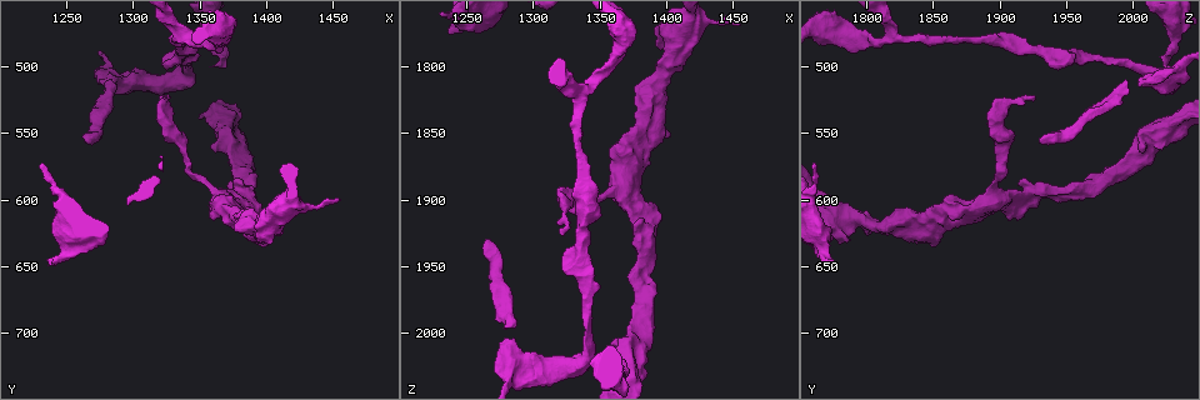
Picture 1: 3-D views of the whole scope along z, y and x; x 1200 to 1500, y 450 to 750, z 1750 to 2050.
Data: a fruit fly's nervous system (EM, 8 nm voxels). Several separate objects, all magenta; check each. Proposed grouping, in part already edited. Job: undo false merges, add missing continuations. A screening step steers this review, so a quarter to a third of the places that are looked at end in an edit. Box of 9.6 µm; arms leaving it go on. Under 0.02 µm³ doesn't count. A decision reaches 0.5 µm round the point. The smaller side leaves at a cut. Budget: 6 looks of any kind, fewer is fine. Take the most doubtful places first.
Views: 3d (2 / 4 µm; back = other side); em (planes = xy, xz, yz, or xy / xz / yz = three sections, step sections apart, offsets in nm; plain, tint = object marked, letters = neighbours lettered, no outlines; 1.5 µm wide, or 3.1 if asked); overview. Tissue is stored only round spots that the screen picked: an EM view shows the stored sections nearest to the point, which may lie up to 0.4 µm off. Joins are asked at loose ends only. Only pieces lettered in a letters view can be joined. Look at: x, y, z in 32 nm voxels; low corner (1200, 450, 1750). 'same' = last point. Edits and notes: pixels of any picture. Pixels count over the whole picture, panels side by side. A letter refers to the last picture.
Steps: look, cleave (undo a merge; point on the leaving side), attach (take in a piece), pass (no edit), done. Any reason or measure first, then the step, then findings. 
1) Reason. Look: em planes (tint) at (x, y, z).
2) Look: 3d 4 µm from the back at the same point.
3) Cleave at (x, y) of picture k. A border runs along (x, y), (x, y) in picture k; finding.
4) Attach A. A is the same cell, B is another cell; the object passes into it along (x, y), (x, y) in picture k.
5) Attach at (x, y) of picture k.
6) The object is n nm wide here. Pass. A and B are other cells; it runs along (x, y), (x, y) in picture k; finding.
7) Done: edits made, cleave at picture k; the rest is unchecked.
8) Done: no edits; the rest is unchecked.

Look: 3d 2 µm at (1238, 648, 1776).

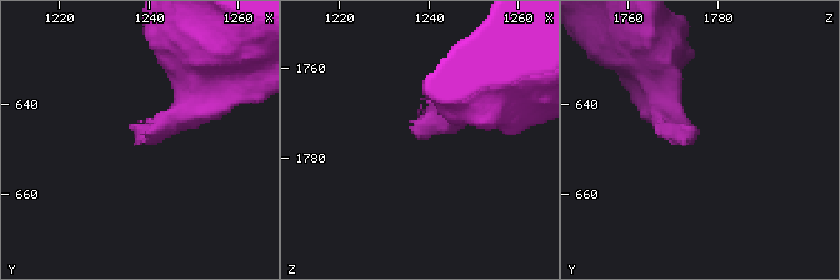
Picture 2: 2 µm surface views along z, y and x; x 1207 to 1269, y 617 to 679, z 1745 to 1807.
Need the tissue. Look: em planes (tint) at (1236, 647, 1774).

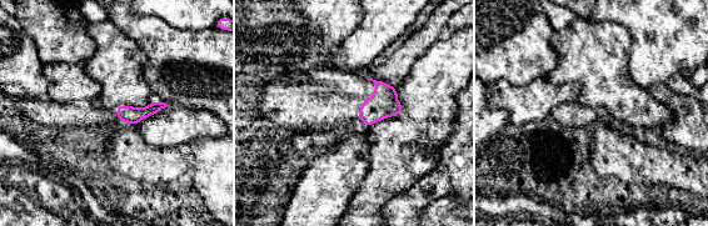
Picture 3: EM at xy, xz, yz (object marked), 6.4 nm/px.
See the neighbours. Look: em planes (letters) at the same point.

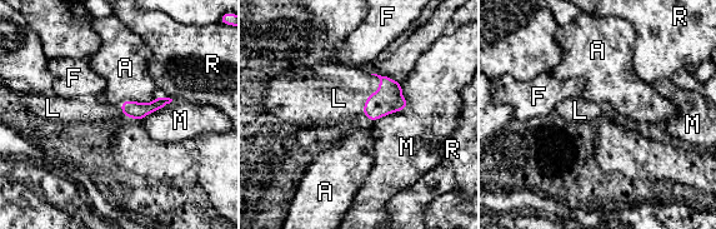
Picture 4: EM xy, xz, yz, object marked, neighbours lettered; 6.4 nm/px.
Attach L. L is the same cell, A, F, M and R are other cells; the object passes into it along (387, 99), (372, 93), (339, 98) in picture 4; the cell continues.

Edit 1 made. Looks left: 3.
Look: overview.

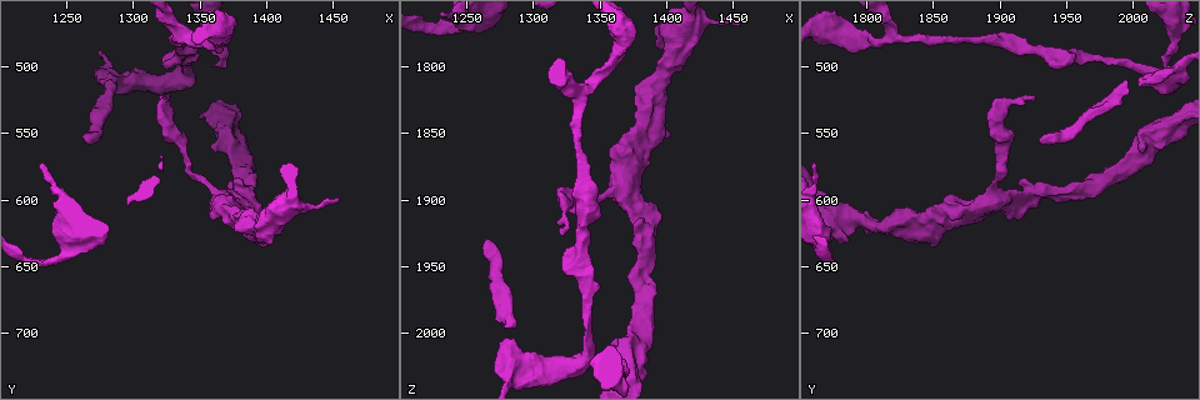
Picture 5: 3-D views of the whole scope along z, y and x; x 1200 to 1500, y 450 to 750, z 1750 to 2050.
Long arm stops here. Look: em planes (letters) at (1320, 522, 1926).

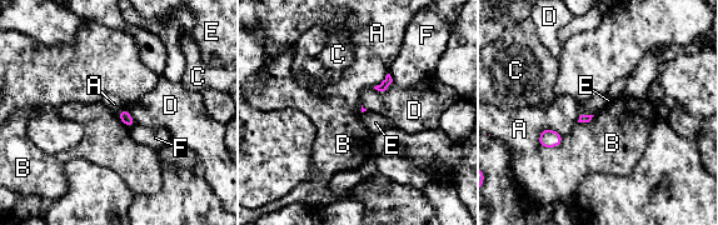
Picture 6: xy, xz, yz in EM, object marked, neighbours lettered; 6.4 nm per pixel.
Pass. A, B, C, D, E and F are other cells; a border runs along (563, 136), (556, 146), (541, 146) in picture 6; no lettered piece goes on from it.

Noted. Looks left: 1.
Done: edits made, attach at picture 4; the rest is unchecked.

